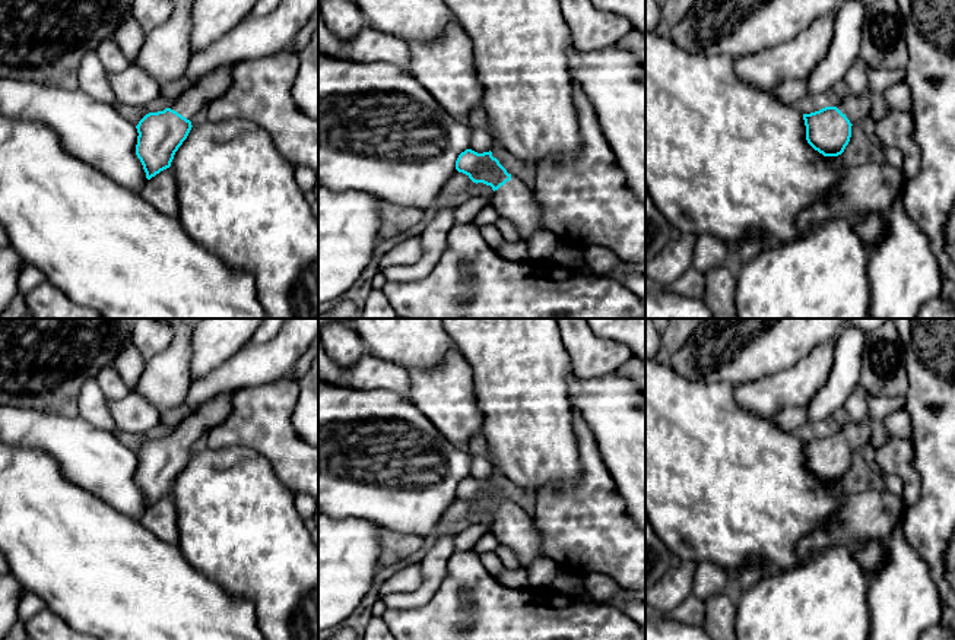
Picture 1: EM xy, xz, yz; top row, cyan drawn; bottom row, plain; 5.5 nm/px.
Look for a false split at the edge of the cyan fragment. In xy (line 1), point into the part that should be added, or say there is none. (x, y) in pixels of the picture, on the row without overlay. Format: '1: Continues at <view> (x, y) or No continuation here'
1: Continues at xy (212, 412)

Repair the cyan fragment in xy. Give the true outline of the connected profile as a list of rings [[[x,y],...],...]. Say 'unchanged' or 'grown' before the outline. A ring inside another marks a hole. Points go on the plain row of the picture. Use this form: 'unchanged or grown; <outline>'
grown; [[[220,393],[203,402],[164,438],[146,441],[137,456],[136,482],[150,507],[171,494],[175,479],[191,457],[191,446],[226,419],[232,395]]]

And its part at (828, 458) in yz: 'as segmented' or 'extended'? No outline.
extended

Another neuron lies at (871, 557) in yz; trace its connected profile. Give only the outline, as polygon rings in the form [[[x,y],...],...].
[[[883,539],[870,541],[863,548],[853,549],[856,561],[866,570],[869,579],[875,576],[878,568],[886,560]]]

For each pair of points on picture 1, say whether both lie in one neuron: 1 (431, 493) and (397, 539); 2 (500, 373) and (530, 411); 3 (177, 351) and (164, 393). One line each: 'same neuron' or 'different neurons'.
1: different neurons
2: same neuron
3: same neuron

